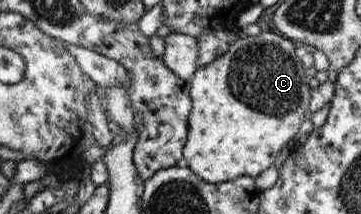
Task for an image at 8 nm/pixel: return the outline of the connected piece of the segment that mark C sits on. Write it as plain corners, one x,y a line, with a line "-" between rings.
274,32
240,35
215,61
189,79
192,108
183,158
199,179
221,183
243,175
257,177
273,165
279,151
305,121
309,77
289,38

